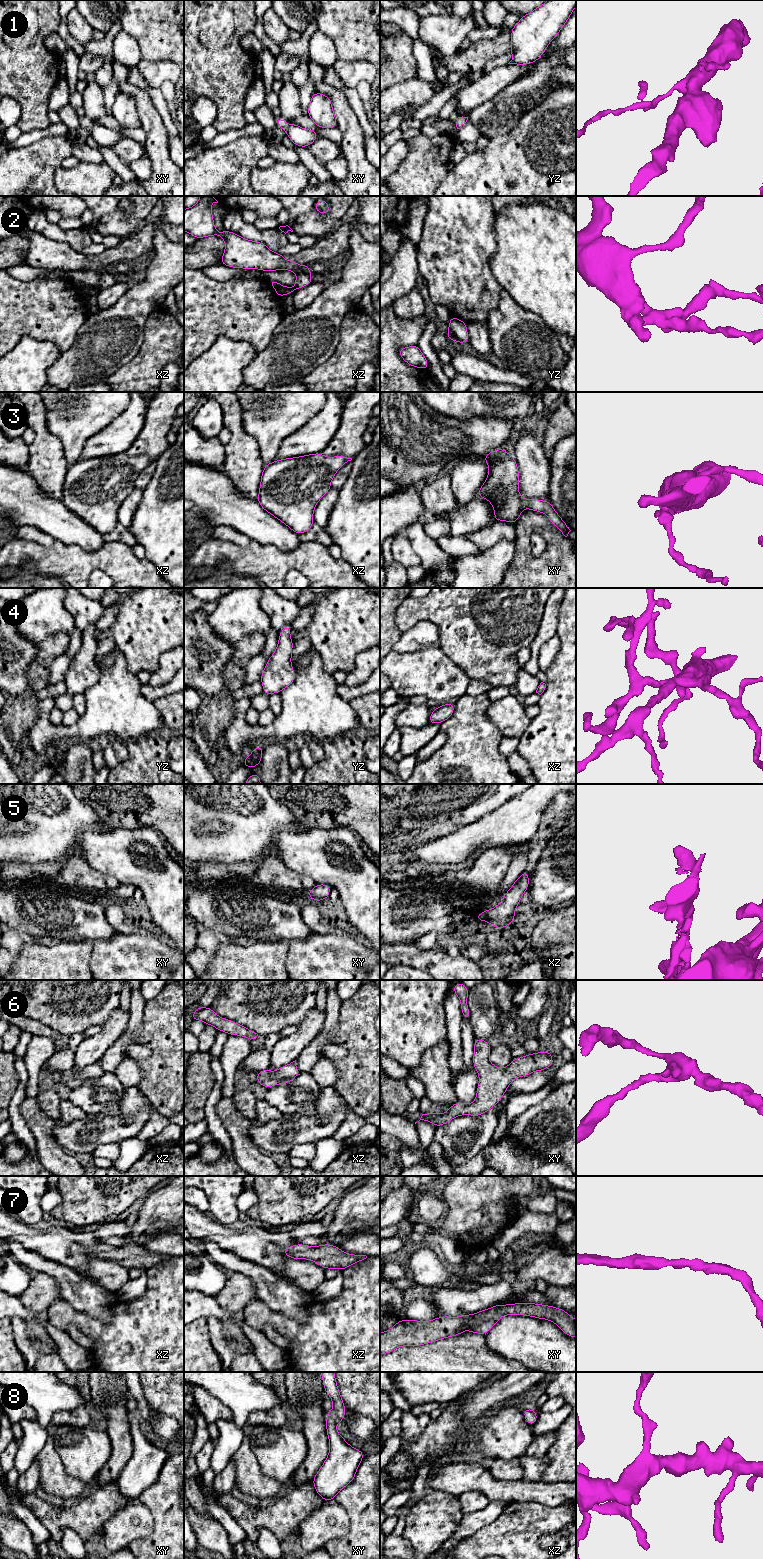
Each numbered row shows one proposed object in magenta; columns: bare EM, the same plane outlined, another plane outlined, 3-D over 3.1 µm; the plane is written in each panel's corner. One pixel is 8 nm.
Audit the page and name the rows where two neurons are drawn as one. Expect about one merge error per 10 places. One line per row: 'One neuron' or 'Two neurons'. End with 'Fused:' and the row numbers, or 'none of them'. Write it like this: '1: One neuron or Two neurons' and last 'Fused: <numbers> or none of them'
1: One neuron
2: One neuron
3: One neuron
4: One neuron
5: One neuron
6: One neuron
7: One neuron
8: One neuron
Fused: none of them

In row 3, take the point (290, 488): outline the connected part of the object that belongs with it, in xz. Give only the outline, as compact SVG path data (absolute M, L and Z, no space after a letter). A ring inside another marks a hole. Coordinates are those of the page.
M321 453L285 458L265 464L257 501L260 506L297 534L306 533L315 523L314 509L319 500L331 489L337 471L352 458L343 455L326 457Z

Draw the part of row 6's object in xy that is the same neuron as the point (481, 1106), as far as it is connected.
M475 1037L474 1048L473 1067L477 1070L479 1076L475 1101L471 1104L462 1102L453 1104L444 1114L433 1112L422 1114L420 1120L431 1122L437 1128L460 1115L478 1117L501 1101L514 1079L527 1076L535 1071L546 1070L553 1064L553 1053L540 1051L515 1058L507 1067L499 1068L490 1063L489 1056L492 1048L487 1040Z

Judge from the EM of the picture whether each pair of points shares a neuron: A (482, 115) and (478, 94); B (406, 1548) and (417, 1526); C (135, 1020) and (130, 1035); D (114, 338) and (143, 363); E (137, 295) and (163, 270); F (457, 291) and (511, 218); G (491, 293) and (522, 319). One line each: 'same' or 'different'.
A: different
B: different
C: same
D: different
E: same
F: different
G: different

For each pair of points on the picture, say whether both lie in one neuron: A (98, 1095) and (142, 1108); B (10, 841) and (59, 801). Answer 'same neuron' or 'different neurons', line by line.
A: different neurons
B: same neuron

